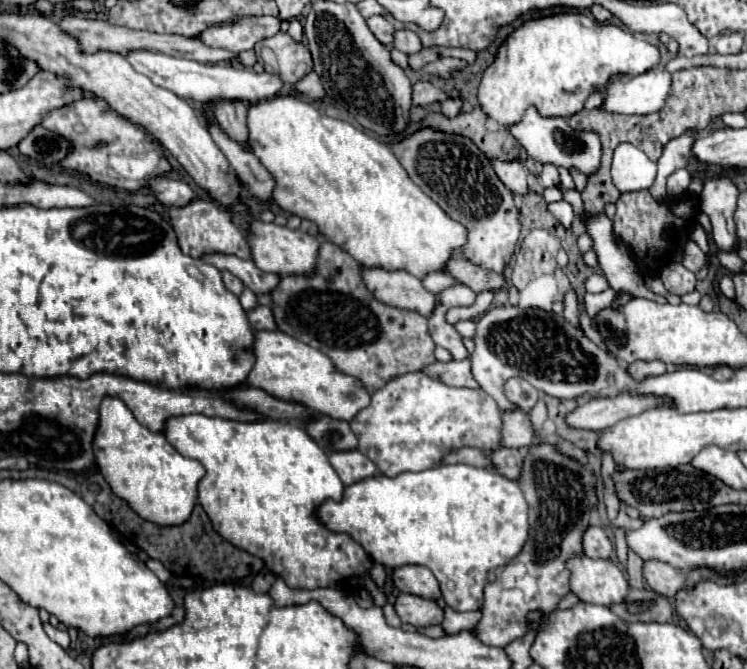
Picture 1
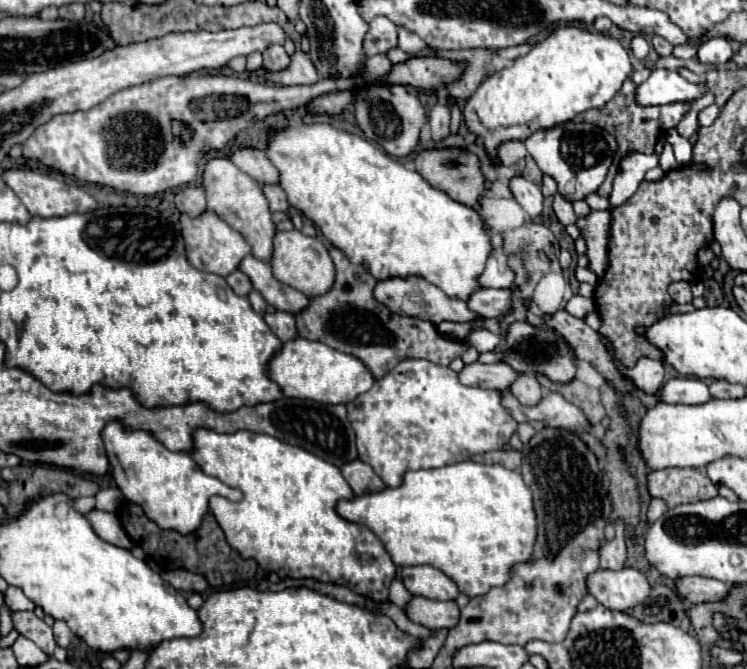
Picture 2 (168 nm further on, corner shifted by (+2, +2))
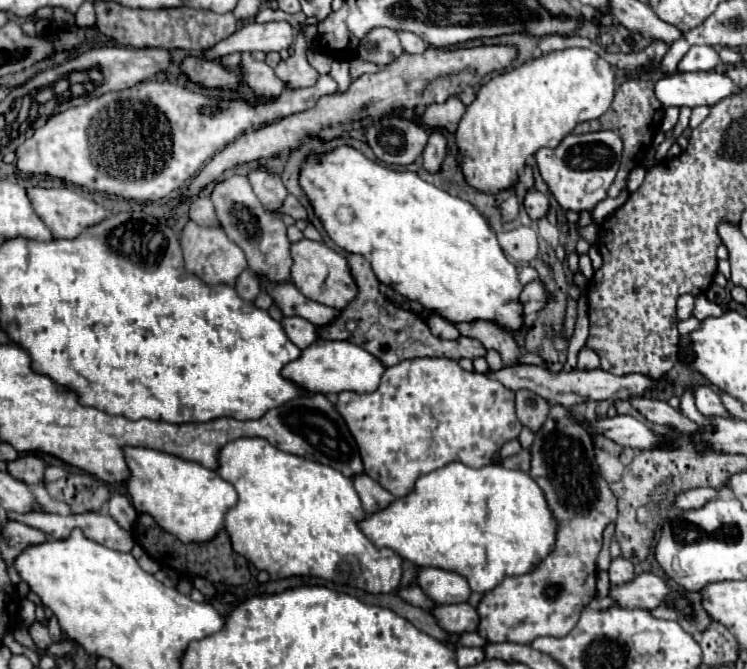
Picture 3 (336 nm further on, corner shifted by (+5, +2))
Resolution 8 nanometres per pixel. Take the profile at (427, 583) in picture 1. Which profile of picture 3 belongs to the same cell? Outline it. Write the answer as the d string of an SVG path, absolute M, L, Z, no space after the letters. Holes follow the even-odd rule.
M436 567L418 569L416 585L436 603L464 603L470 595L468 581L462 575Z

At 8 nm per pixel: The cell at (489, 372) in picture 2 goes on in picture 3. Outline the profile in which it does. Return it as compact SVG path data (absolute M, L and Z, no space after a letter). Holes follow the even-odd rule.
M510 365L510 367L502 367L498 371L488 371L488 377L494 377L496 381L500 381L502 385L506 385L512 391L518 389L530 389L534 393L538 393L542 399L546 399L550 405L566 405L566 409L570 409L576 403L584 403L584 401L598 401L598 399L630 399L632 395L644 395L648 393L648 389L652 387L664 387L664 381L656 381L644 375L626 375L626 377L614 377L612 373L606 373L604 369L590 369L590 371L582 371L582 369L574 369L570 373L560 371L560 373L552 373L544 367L538 365Z

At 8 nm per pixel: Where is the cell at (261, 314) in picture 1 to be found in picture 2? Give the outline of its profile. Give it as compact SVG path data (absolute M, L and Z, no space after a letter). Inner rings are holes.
M275 311L273 315L265 315L267 325L273 329L273 333L277 333L277 337L285 343L297 337L297 327L295 327L295 317L291 313L283 313L283 311Z

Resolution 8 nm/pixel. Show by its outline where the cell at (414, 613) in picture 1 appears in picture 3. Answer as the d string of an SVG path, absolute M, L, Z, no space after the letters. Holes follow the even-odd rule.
M458 603L458 605L436 605L430 609L430 613L436 617L438 625L446 633L466 633L466 631L476 631L478 627L478 615L476 609L470 607L468 603Z

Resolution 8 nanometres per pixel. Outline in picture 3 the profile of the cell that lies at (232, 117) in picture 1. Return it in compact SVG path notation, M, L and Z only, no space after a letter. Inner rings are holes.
M254 169L248 173L248 181L256 193L256 197L264 203L266 209L278 209L288 195L280 175L268 171L268 169Z

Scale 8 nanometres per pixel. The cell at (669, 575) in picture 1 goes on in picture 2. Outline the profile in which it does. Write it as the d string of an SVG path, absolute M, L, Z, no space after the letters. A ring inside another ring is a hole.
M683 577L675 581L677 593L681 593L683 599L689 603L715 603L729 595L731 587L729 583L707 579L707 577Z

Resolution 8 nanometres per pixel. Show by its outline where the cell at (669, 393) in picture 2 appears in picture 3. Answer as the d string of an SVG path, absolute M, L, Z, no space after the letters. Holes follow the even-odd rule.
M692 385L692 387L686 387L686 389L690 389L694 393L694 401L696 401L696 407L698 407L700 413L704 413L704 415L730 415L724 409L724 405L722 405L714 387L710 387L710 385Z

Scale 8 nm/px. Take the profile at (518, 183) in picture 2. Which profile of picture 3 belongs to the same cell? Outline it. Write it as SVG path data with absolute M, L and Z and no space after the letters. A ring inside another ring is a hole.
M530 189L524 197L524 207L526 207L526 213L530 215L530 219L538 221L540 217L544 217L548 213L550 205L548 205L548 199L542 193Z

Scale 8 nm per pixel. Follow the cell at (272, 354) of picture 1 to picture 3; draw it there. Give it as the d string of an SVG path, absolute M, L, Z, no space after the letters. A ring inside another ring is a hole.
M322 339L302 349L300 357L290 361L282 369L284 379L290 379L294 385L304 387L306 391L324 393L324 395L338 395L340 391L370 393L378 389L382 373L384 373L382 363L368 351L360 349L358 345L350 341L322 341Z

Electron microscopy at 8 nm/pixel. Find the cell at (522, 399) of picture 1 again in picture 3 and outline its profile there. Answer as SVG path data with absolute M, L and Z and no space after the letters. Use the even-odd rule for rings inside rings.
M528 389L516 391L516 415L522 425L530 427L532 431L538 431L546 421L548 411L550 405L536 393L530 393Z

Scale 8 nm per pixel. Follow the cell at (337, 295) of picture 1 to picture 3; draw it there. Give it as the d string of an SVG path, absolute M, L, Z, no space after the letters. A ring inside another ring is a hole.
M348 255L348 267L350 267L350 275L354 283L358 285L358 295L340 311L340 315L334 321L330 321L328 325L316 327L320 339L350 341L366 349L374 357L378 357L378 361L382 361L384 367L392 367L404 359L416 359L416 357L446 357L446 359L458 361L462 357L476 359L486 355L486 349L482 347L480 341L474 341L470 337L458 337L454 341L438 339L430 333L428 325L422 319L418 319L412 311L400 309L394 303L390 303L378 291L380 283L372 271L370 261L366 261L362 255Z

